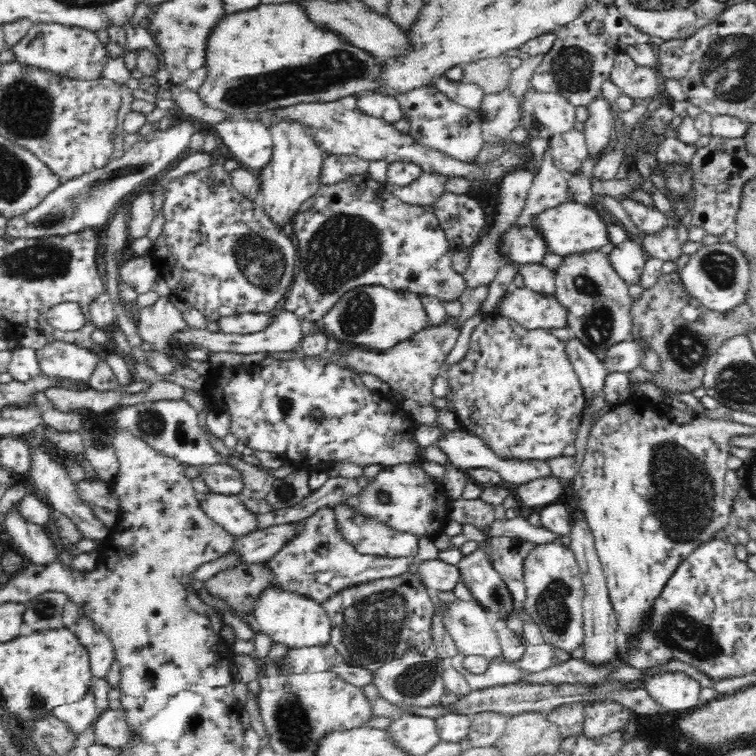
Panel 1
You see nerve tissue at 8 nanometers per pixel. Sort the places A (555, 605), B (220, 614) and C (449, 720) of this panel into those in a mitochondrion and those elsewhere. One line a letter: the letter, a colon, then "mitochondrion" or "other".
A: mitochondrion
B: other
C: other

